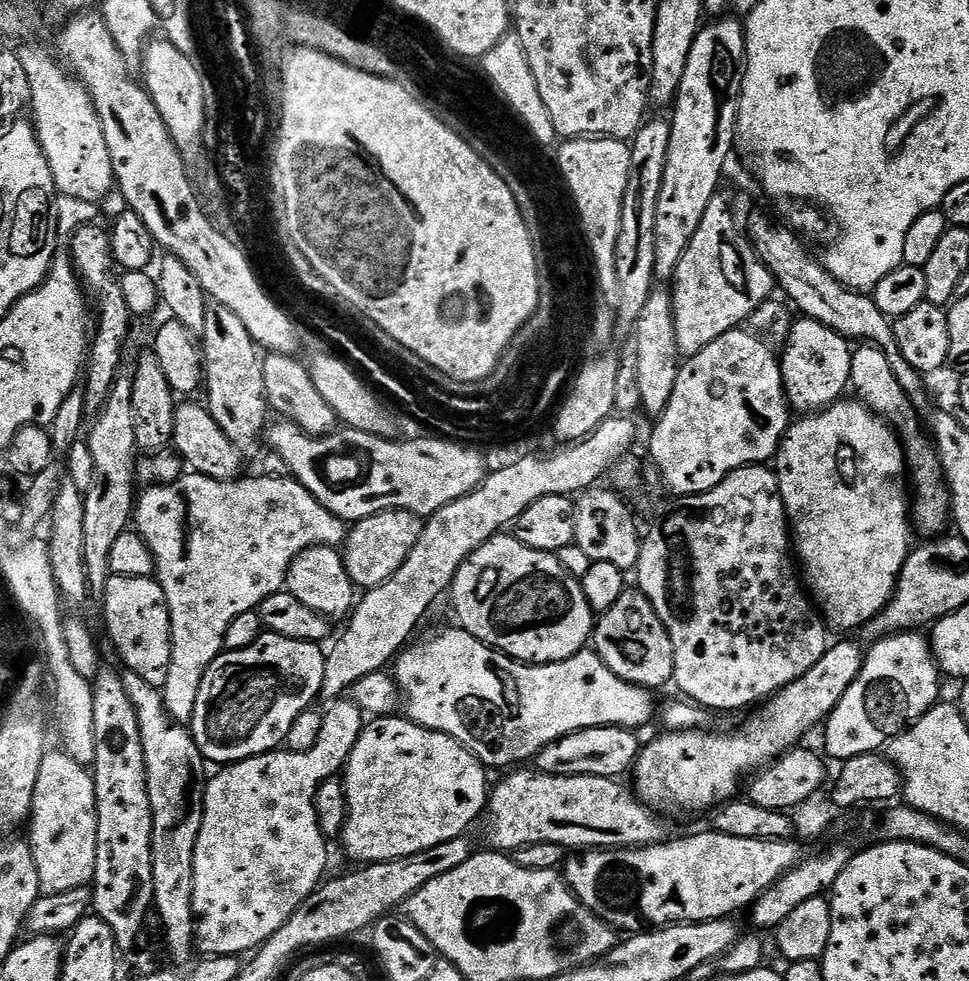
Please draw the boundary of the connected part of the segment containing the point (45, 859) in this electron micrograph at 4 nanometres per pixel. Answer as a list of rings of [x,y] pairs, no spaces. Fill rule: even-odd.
[[[63,750],[45,751],[32,799],[30,843],[38,866],[40,890],[53,896],[92,883],[96,857],[96,795],[91,771]]]

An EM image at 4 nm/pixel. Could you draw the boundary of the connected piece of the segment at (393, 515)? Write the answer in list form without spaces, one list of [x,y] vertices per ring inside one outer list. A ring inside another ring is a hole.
[[[395,508],[393,512],[379,512],[355,521],[347,529],[346,539],[342,545],[344,565],[350,574],[353,585],[357,589],[377,588],[386,582],[406,562],[410,550],[414,550],[414,542],[424,529],[424,520],[413,512],[403,512]]]

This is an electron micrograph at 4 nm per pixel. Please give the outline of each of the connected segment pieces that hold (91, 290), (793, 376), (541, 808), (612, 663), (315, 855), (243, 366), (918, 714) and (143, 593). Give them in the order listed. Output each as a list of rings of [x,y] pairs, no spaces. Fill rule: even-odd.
[[[99,223],[85,224],[73,233],[70,244],[70,257],[73,269],[81,280],[87,293],[93,296],[99,310],[98,328],[90,348],[90,360],[86,374],[86,386],[83,387],[83,412],[85,421],[96,420],[106,404],[106,398],[118,377],[122,365],[122,354],[130,332],[132,315],[126,298],[123,297],[121,284],[116,271],[116,263],[112,256],[111,235]]]
[[[796,318],[788,332],[784,352],[782,348],[779,353],[789,409],[800,412],[796,414],[815,414],[841,399],[850,388],[852,354],[849,341],[830,330],[830,326],[822,326],[817,320]]]
[[[516,770],[491,789],[486,809],[493,849],[512,854],[530,844],[558,843],[567,850],[642,848],[665,839],[659,815],[606,776],[546,776]]]
[[[625,590],[618,602],[595,621],[594,651],[618,678],[639,688],[657,690],[672,680],[674,650],[670,646],[670,634],[662,626],[654,606],[638,590]]]
[[[336,698],[329,704],[332,705],[326,708],[324,712],[324,721],[322,722],[322,731],[318,734],[318,742],[314,742],[314,746],[310,746],[310,750],[302,750],[301,752],[277,750],[266,754],[258,754],[257,756],[240,760],[237,764],[221,767],[216,770],[216,773],[213,771],[207,777],[207,784],[204,788],[204,813],[202,814],[202,824],[198,832],[197,844],[194,846],[193,862],[192,909],[196,915],[196,943],[194,948],[201,957],[239,957],[240,952],[249,951],[248,953],[251,953],[253,950],[259,949],[260,945],[265,944],[273,934],[278,930],[282,930],[282,926],[296,913],[298,906],[302,906],[302,902],[306,902],[306,898],[311,896],[325,879],[324,871],[328,868],[329,841],[324,837],[322,830],[318,826],[316,795],[322,786],[322,782],[339,777],[343,773],[346,762],[350,758],[350,750],[354,750],[354,746],[358,742],[366,723],[365,713],[349,698]]]
[[[215,302],[209,303],[205,310],[202,361],[206,392],[208,388],[208,413],[218,426],[222,426],[222,434],[226,434],[242,454],[254,451],[256,443],[259,440],[261,443],[265,435],[267,416],[270,416],[264,393],[266,382],[262,382],[262,352],[254,338],[250,338],[250,330],[242,326],[242,318],[238,318],[234,310],[226,310],[226,306]]]
[[[923,631],[895,632],[893,636],[884,636],[875,641],[864,653],[864,665],[858,678],[854,678],[846,694],[842,694],[838,706],[834,706],[823,725],[823,751],[829,757],[832,755],[836,762],[843,762],[851,756],[861,756],[867,752],[879,753],[888,741],[900,735],[905,728],[919,722],[941,699],[940,680],[942,681],[942,673],[932,656],[929,637]]]
[[[109,576],[104,587],[104,624],[114,647],[124,659],[123,667],[141,675],[150,686],[163,689],[166,674],[170,670],[170,650],[172,649],[172,623],[166,594],[160,581],[129,576]]]

